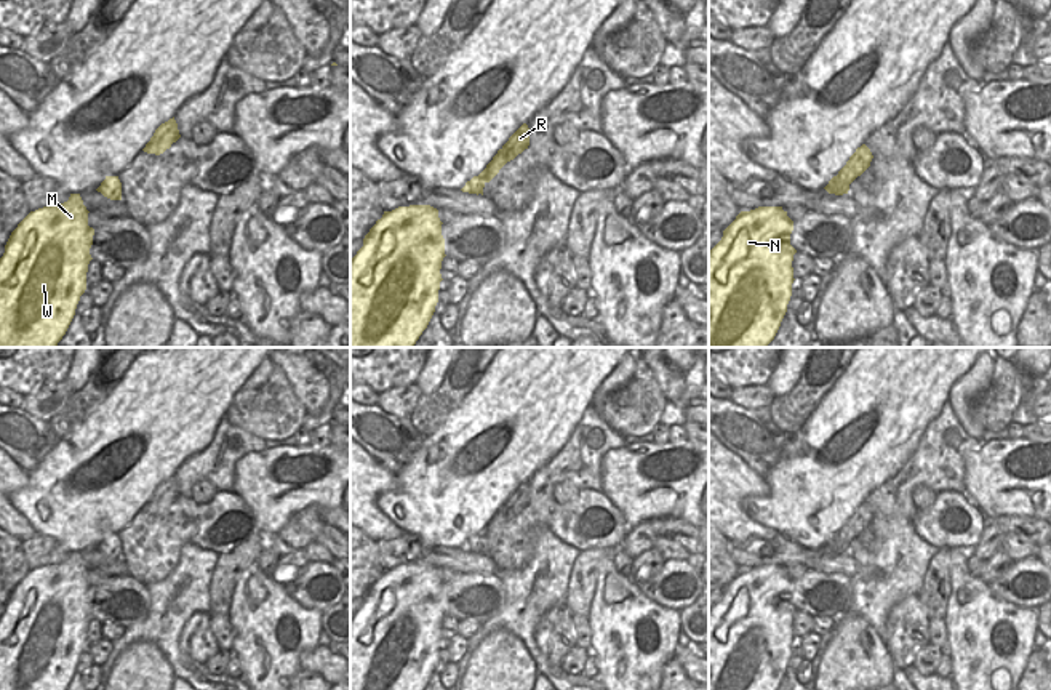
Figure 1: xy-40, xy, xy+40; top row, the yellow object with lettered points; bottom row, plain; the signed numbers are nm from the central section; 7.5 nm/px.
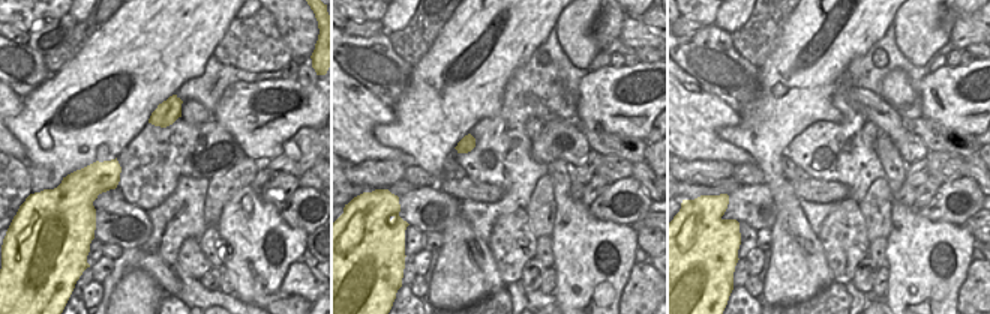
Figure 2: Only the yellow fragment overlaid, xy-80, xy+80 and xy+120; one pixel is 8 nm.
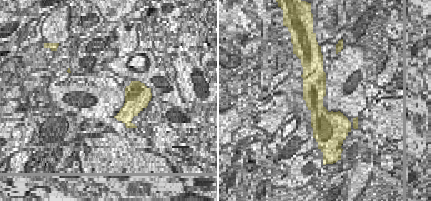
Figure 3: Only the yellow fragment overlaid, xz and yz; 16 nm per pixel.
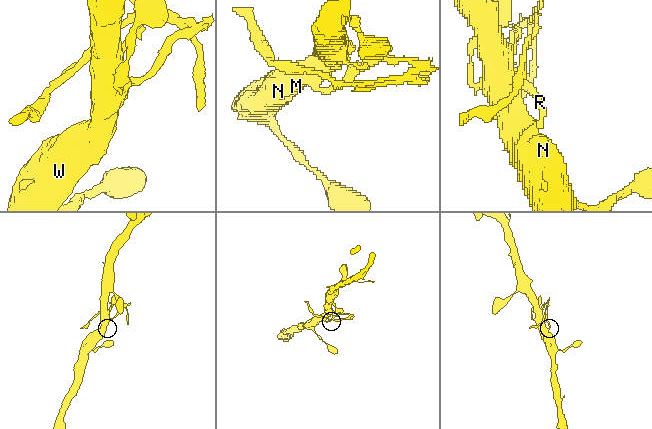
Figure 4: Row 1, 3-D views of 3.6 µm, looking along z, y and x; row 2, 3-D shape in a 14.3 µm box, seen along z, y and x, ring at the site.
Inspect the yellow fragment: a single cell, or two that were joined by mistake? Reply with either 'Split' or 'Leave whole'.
Split.

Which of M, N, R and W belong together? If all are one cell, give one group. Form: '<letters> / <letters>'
M N W / R

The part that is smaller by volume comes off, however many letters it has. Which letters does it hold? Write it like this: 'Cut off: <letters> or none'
Cut off: R

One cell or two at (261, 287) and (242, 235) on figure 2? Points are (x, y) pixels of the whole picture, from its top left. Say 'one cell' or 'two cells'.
one cell

